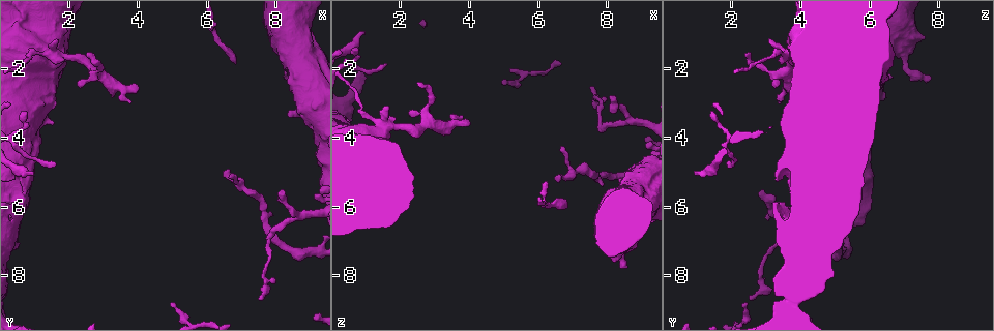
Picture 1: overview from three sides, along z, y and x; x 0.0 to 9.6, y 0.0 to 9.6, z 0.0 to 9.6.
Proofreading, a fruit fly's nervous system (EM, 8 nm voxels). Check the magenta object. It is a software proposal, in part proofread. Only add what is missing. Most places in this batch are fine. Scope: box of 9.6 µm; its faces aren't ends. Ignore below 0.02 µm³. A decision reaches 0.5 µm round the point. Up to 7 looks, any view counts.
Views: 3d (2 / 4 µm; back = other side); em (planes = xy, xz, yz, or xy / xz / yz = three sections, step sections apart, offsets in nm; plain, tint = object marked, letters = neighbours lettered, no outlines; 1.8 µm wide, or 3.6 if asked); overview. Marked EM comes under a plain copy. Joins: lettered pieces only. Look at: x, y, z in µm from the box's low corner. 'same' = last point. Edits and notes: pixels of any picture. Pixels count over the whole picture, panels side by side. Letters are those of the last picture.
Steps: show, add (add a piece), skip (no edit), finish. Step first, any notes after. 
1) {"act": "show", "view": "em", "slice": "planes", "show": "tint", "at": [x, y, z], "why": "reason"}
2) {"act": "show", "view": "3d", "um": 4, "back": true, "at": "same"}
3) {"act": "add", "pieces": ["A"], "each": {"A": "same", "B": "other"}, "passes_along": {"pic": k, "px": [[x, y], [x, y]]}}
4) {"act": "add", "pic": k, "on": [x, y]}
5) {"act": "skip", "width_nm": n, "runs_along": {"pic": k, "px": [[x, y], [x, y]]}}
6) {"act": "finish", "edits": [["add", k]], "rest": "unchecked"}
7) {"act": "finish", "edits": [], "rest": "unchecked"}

{"act": "show", "view": "em", "slice": "planes", "show": "tint", "at": [7.55, 8.65, 2.55], "why": "free end"}

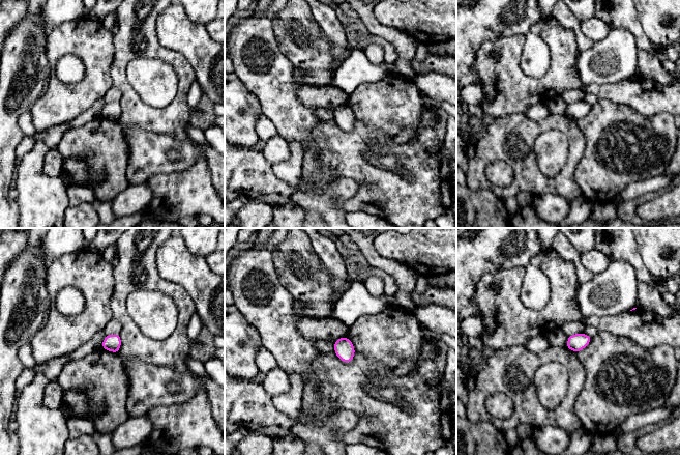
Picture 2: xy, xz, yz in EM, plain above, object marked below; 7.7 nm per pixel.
{"act": "show", "view": "em", "slice": "planes", "show": "letters", "at": "same"}

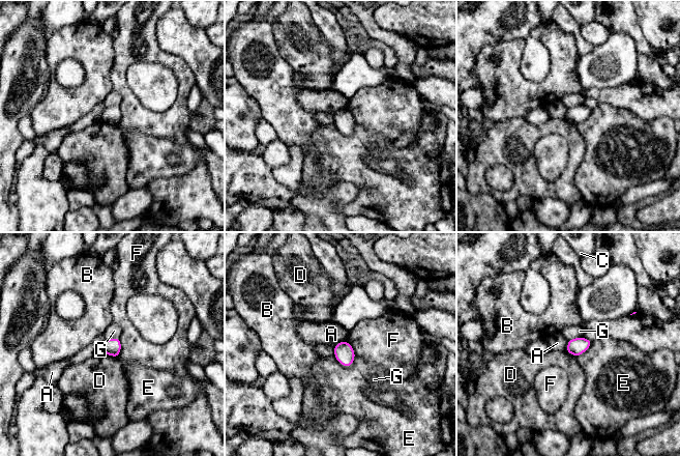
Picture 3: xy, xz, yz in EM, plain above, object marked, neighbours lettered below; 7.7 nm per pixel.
{"act": "skip", "each": {"A": "other", "B": "other", "C": "other", "D": "other", "E": "other", "F": "other", "G": "other"}, "border": {"pic": 3, "px": [[101, 351], [117, 358]]}, "found": "none of them fits"}

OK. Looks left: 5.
{"act": "show", "view": "em", "slice": "xy", "step": 16, "show": "tint", "at": [6.65, 4.90, 5.10], "why": "free end"}

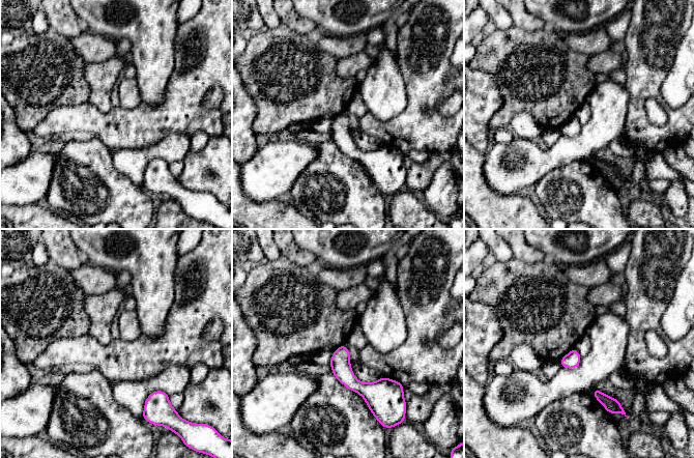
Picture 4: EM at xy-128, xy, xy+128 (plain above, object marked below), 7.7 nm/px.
{"act": "show", "view": "em", "slice": "xy", "step": 16, "show": "letters", "at": "same", "why": "what lies round it"}

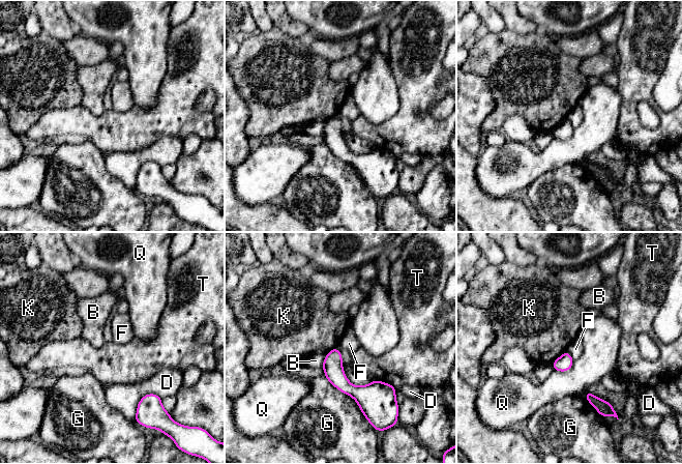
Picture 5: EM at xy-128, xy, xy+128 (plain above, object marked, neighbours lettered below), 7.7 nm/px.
{"act": "skip", "longest_contact_nm": ["G", 440], "each": {"B": "other", "D": "other", "F": "other", "G": "other", "K": "other", "Q": "other", "T": "other"}, "runs_along": {"pic": 5, "px": [[326, 360], [352, 390], [388, 387]]}, "found": "no lettered piece goes on from it"}

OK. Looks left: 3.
{"act": "show", "view": "3d", "um": 2, "at": [2.50, 1.55, 2.45], "why": "tapers out"}

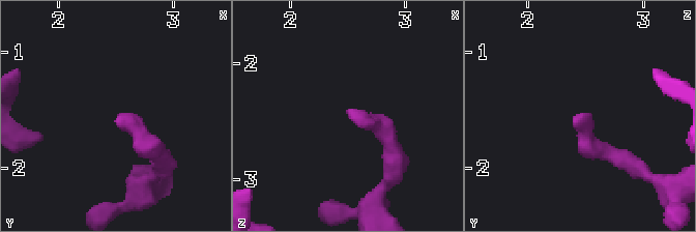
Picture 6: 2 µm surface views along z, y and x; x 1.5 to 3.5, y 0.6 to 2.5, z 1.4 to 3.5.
{"act": "show", "view": "em", "slice": "planes", "show": "tint", "at": [2.52, 1.56, 2.44]}

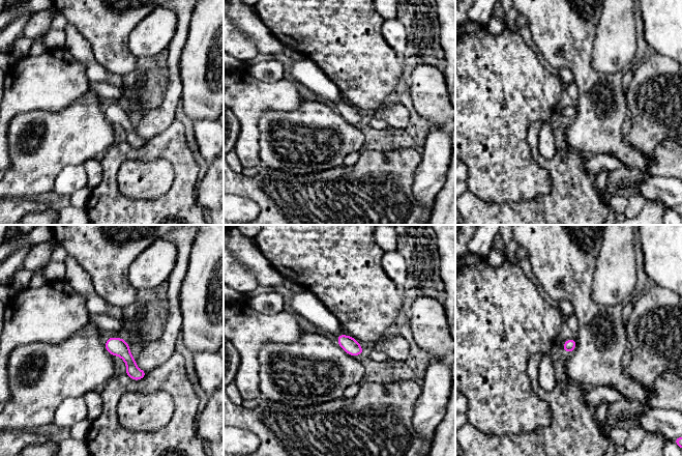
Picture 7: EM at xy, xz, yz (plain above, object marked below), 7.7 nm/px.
{"act": "show", "view": "em", "slice": "planes", "show": "letters", "at": "same", "why": "see the neighbours"}

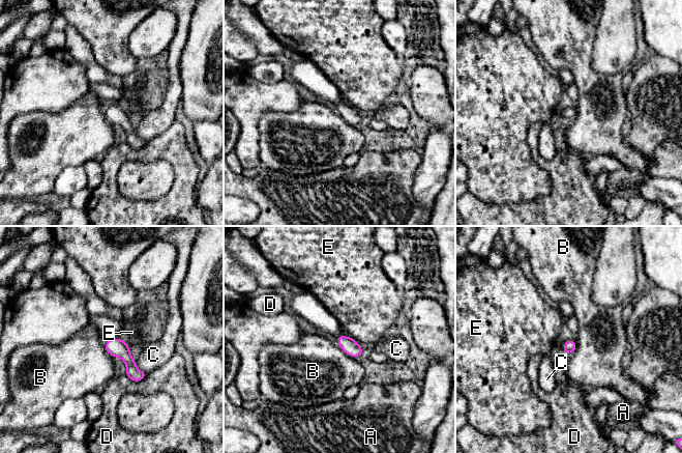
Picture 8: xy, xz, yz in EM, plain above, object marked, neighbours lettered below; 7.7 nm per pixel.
{"act": "skip", "width_nm": 100, "each": {"A": "other", "B": "other", "C": "other", "D": "other", "E": "other"}, "border": {"pic": 8, "px": [[575, 339], [575, 348], [566, 355]]}, "found": "no lettered piece goes on from it"}

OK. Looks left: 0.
{"act": "finish", "edits": [], "rest": "unchecked"}

